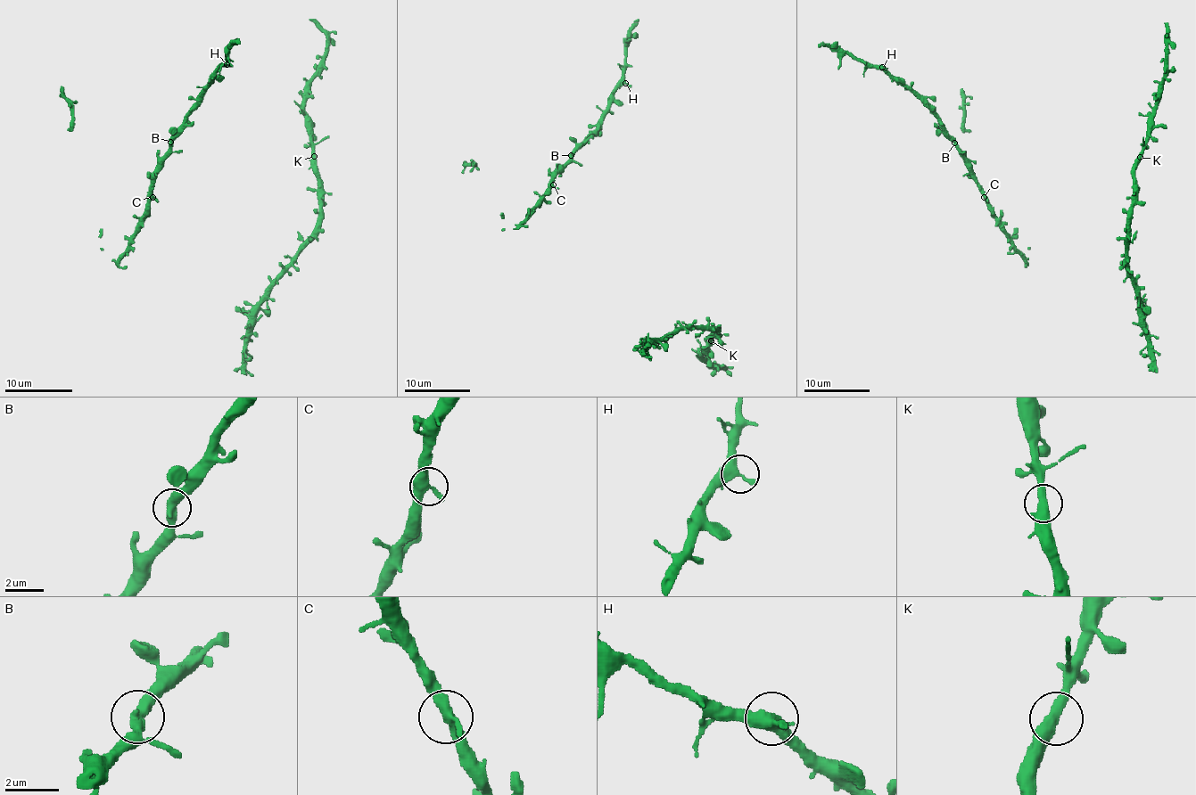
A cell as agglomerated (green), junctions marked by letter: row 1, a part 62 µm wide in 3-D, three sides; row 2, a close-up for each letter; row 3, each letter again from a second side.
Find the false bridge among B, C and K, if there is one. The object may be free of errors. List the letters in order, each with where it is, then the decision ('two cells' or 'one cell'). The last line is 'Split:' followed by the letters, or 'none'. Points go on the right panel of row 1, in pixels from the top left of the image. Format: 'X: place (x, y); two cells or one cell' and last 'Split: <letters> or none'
B: place (954, 143); one cell
C: place (984, 197); one cell
K: place (1140, 157); one cell
Split: none

